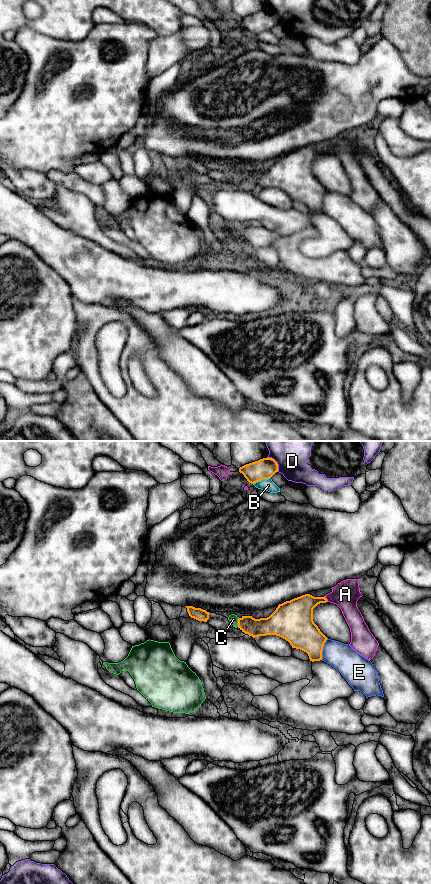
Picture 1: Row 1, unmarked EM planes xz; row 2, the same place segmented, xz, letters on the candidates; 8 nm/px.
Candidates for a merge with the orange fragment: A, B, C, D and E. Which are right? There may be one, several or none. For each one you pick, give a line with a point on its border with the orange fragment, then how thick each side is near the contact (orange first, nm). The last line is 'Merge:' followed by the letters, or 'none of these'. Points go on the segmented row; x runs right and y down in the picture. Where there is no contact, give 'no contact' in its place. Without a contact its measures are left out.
Merge: none of these

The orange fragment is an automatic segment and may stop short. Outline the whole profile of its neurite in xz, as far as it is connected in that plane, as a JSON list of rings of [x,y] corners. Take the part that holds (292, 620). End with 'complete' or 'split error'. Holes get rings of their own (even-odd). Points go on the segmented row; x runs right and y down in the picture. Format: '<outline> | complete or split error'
[[[305,594],[279,604],[276,610],[267,618],[255,619],[252,616],[242,616],[238,619],[238,628],[253,638],[266,635],[279,636],[290,643],[292,648],[306,652],[310,661],[322,660],[323,646],[328,639],[313,621],[313,609],[320,603],[328,602],[324,597],[314,597]]] | complete

